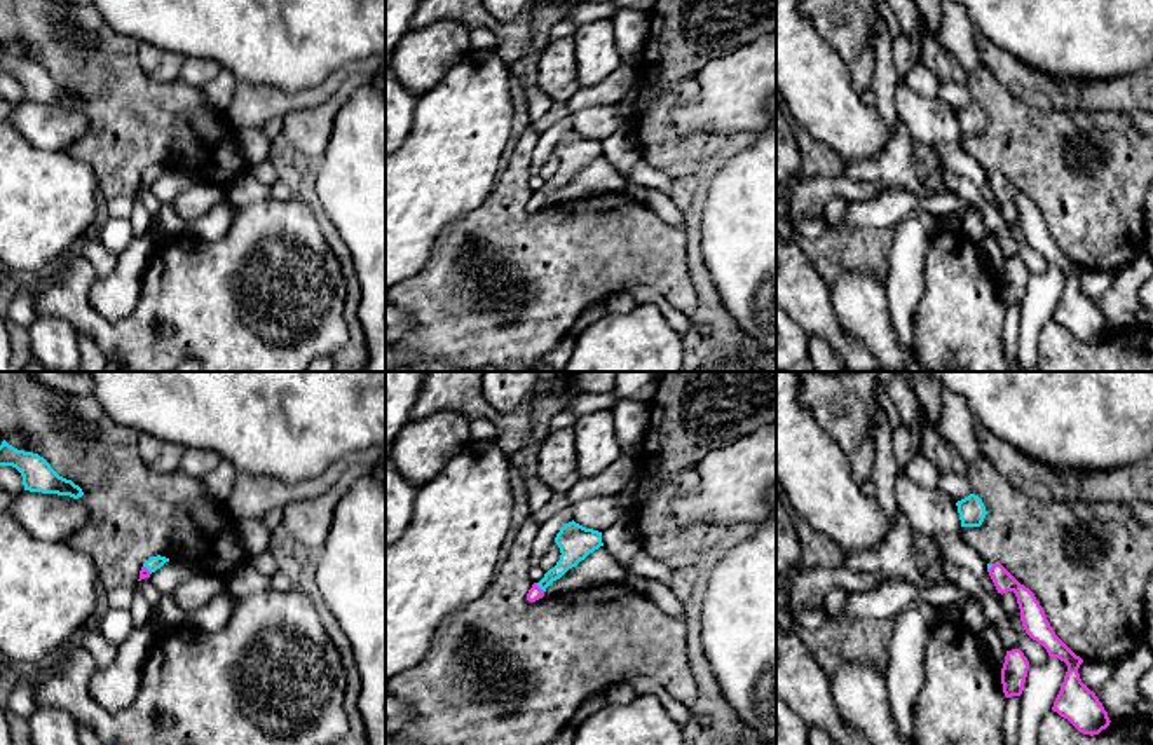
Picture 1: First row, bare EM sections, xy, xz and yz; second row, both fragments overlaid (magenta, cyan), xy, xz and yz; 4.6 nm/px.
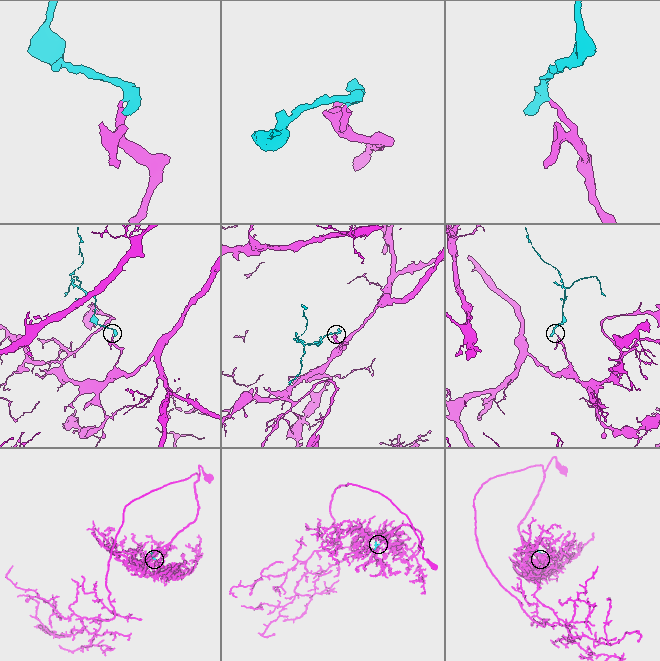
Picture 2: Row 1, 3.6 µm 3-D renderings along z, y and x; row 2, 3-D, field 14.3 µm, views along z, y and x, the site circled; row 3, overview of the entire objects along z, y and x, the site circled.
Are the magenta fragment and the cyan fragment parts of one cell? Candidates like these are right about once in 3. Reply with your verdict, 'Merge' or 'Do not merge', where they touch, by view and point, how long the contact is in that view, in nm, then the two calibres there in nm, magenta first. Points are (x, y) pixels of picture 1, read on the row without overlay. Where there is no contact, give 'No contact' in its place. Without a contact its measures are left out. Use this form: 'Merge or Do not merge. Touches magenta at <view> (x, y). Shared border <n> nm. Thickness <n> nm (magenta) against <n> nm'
Merge. Touches magenta at xz (539, 198). Shared border 60 nm. Thickness 70 nm (magenta) against 140 nm

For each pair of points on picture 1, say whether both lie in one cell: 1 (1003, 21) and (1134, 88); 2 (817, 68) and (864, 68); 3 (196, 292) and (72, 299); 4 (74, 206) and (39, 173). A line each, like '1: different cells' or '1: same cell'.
1: different cells
2: different cells
3: same cell
4: same cell

